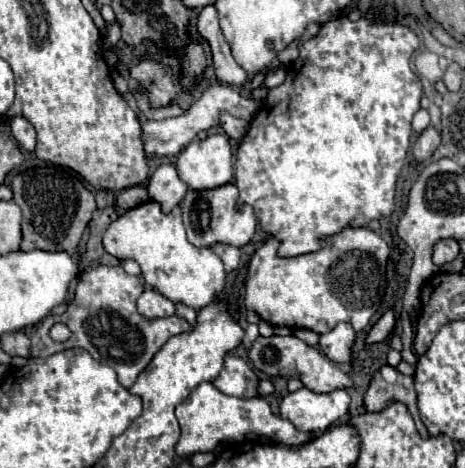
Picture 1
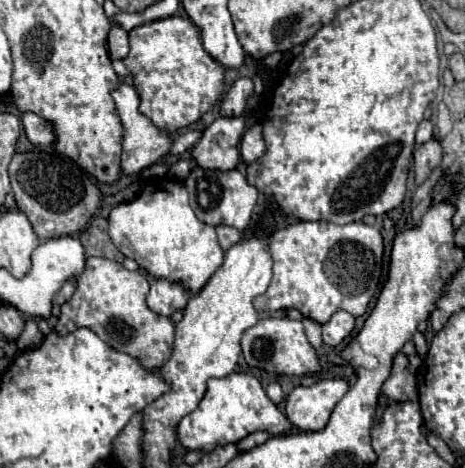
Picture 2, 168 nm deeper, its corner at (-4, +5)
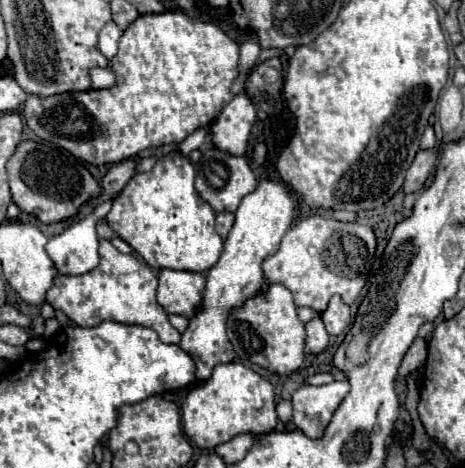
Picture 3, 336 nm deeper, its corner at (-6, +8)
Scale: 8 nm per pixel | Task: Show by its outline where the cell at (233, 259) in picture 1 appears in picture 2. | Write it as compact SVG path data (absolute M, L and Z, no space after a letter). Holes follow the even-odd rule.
M227 225L217 227L217 237L219 237L219 245L223 251L227 251L229 247L233 247L241 241L241 233L235 227L227 227Z

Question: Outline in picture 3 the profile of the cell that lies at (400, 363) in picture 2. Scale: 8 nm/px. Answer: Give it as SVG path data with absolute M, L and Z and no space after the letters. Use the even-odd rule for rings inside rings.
M417 338L417 340L411 344L411 348L407 350L407 354L405 354L403 362L401 362L399 376L405 378L409 372L417 370L417 368L425 362L425 358L427 358L427 342L425 342L425 338Z

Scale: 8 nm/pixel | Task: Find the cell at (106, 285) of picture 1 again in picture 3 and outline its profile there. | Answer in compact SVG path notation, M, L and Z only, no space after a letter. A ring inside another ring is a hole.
M111 240L99 244L101 262L83 276L59 276L47 292L47 302L55 310L63 310L71 322L83 328L99 326L101 322L121 322L153 328L165 344L179 344L181 334L169 324L167 312L157 302L157 274L147 262L137 260L133 254L119 252Z

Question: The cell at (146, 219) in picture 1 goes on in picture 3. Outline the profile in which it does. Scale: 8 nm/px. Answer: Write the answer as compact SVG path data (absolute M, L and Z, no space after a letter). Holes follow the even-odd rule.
M179 150L161 156L151 172L135 174L113 200L107 222L151 268L207 272L223 250L215 232L215 210L195 192L195 168Z

